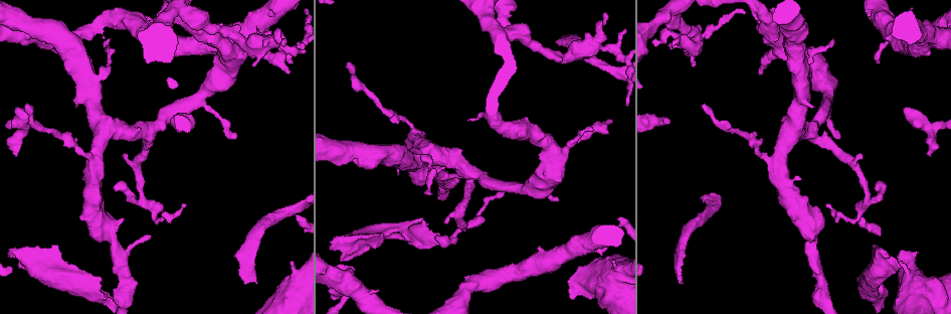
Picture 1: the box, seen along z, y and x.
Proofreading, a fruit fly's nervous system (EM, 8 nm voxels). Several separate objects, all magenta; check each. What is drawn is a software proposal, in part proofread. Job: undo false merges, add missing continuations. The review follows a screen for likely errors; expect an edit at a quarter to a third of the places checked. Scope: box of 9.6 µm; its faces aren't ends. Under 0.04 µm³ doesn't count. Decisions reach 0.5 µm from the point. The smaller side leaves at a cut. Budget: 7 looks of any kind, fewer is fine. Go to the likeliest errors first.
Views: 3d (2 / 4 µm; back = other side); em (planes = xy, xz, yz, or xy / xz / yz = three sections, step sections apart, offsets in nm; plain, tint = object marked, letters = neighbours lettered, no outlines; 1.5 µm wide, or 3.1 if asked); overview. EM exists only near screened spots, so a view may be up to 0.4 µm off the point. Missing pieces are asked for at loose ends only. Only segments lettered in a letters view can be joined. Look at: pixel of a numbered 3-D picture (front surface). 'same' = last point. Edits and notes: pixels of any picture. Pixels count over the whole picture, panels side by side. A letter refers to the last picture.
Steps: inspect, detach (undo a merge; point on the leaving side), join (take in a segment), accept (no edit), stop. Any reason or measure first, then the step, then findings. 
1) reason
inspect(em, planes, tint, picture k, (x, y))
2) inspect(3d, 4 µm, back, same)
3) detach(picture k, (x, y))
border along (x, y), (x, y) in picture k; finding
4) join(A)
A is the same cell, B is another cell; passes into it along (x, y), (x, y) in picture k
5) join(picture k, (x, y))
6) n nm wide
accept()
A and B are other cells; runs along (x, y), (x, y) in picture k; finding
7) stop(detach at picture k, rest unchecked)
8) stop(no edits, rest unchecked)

an open end
inspect(3d, 2 µm, picture 1, (875, 245))

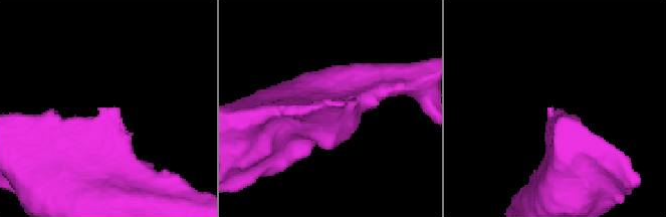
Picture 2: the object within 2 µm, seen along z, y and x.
shape alone is not enough
inspect(em, planes, letters, picture 2, (549, 111))

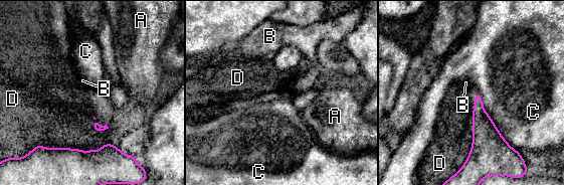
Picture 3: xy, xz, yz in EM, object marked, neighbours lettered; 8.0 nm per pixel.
C touches over 550 nm
accept()
A, B, C and D are other cells; border along (479, 94), (502, 137), (518, 152) in picture 3; no lettered segment goes on from it

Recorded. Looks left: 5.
free end
inspect(em, yz, step 4, letters, picture 1, (930, 156))

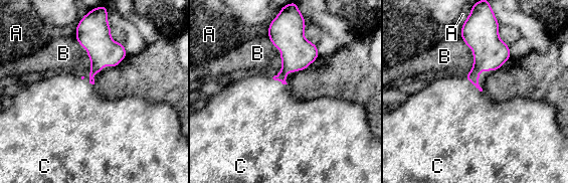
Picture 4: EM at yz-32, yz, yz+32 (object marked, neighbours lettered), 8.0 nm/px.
another direction
inspect(em, planes, letters, same)

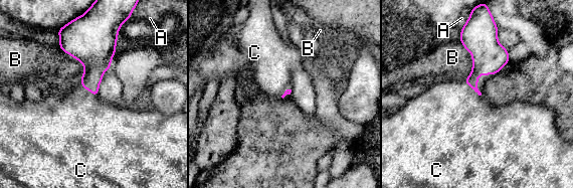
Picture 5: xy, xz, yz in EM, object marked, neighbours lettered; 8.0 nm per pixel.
join(C)
C is the same cell, A and B are other cells; passes into it along (96, 58), (86, 87), (75, 117) in picture 5; it goes on there

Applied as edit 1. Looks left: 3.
redraw
inspect(overview)

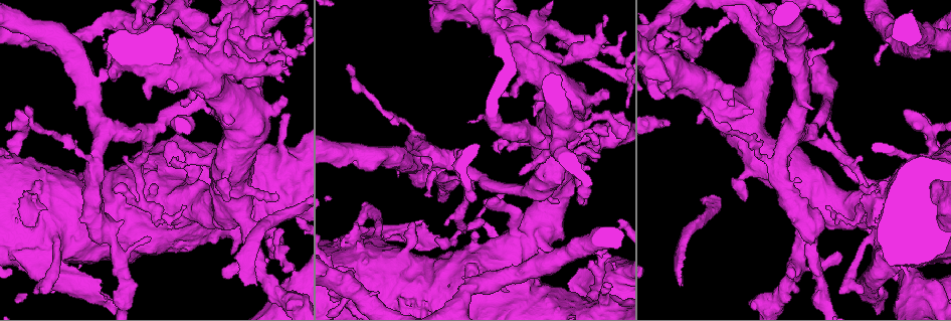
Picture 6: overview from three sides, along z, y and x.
inspect(3d, 4 µm, back, picture 6, (422, 220))

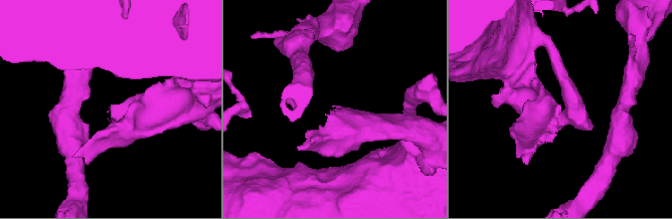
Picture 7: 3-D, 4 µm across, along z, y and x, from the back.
now the EM
inspect(em, planes, letters, picture 7, (334, 105))

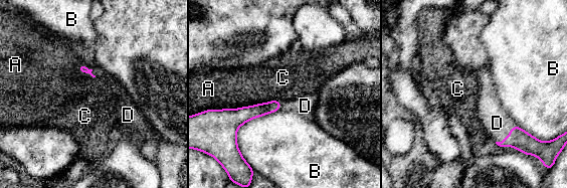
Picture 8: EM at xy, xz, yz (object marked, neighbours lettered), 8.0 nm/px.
join(D)
D is the same cell, A, B and C are other cells; it goes on there

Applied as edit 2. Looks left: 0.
stop(join at picture 5, join at picture 8, rest unchecked)

